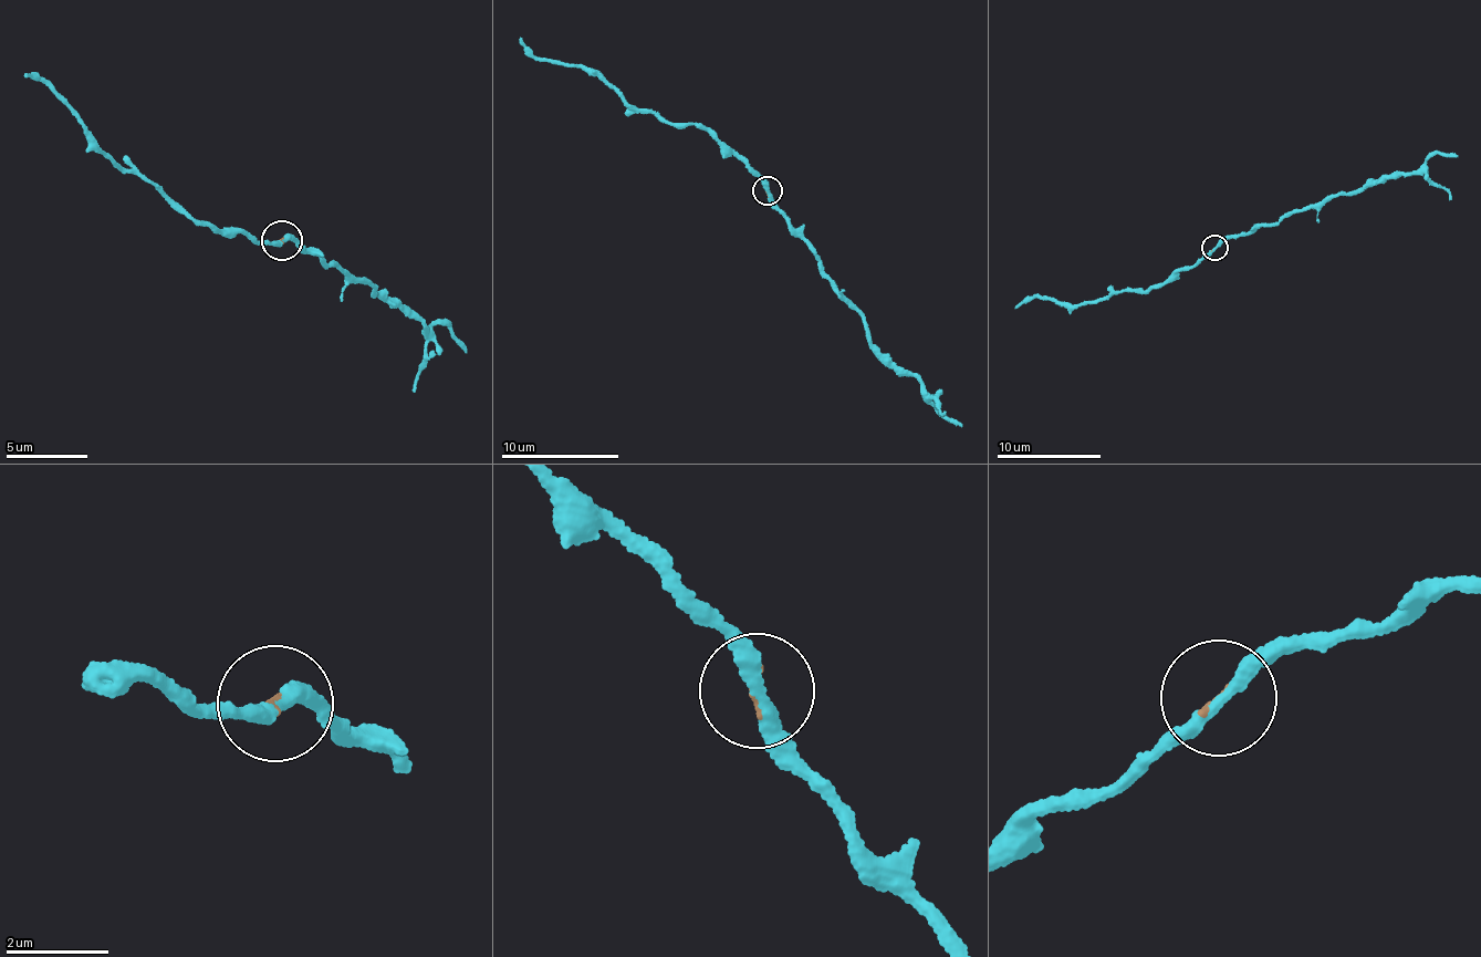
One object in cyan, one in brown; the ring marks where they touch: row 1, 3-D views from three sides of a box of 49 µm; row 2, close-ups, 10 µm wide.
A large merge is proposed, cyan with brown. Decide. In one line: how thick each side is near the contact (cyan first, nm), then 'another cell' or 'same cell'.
280 nm thick on the cyan side, 90 nm on the other; another cell

